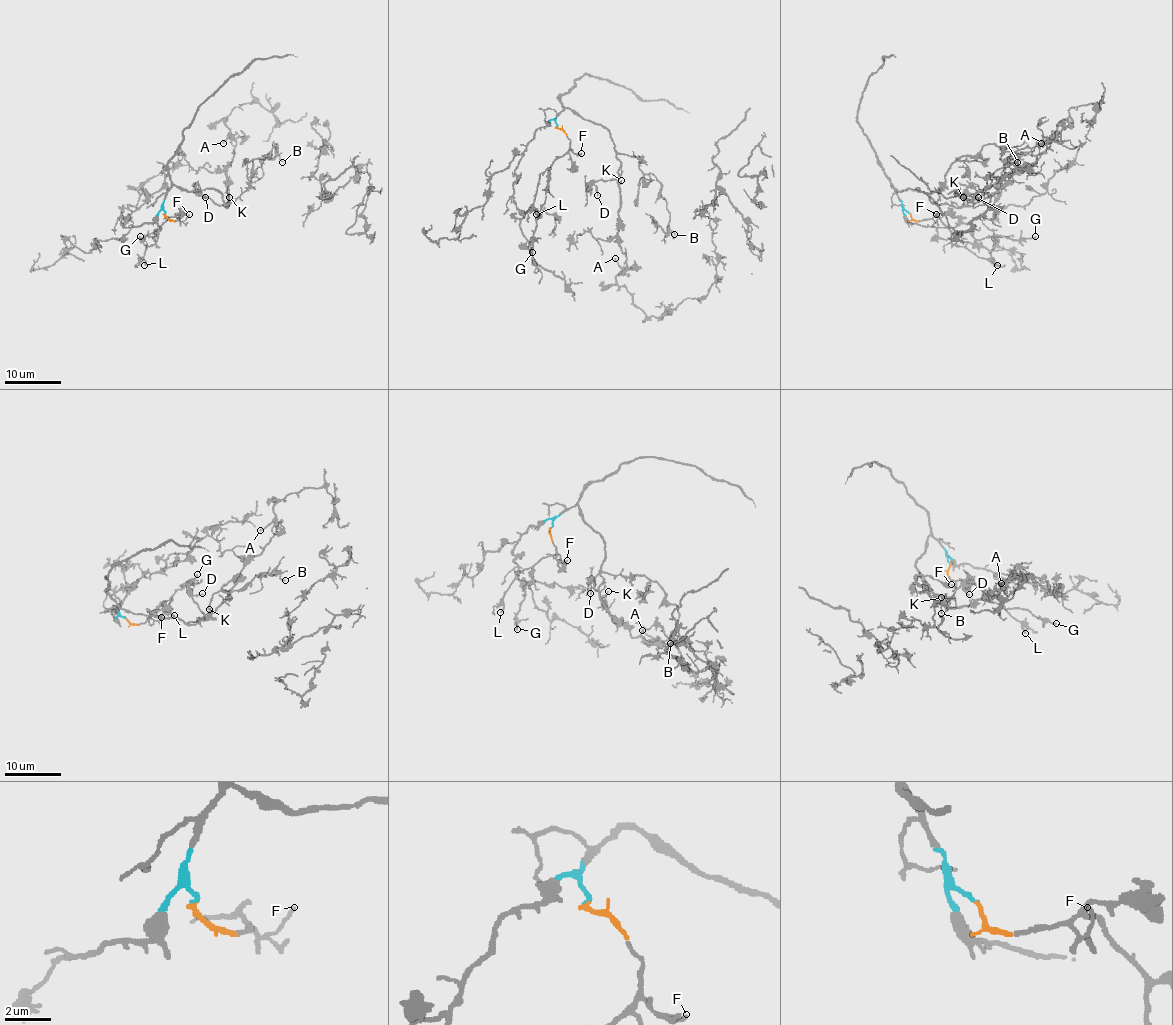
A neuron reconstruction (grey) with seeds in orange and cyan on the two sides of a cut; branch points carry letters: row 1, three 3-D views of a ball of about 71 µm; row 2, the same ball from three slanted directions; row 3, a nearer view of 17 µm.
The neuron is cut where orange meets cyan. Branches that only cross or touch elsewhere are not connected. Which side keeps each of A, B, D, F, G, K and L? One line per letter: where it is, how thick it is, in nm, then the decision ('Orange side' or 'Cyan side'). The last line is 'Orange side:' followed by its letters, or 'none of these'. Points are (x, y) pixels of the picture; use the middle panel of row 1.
A: Place: (615, 258). Thickness 140 nm. Cyan side
B: Place: (674, 234). Thickness 130 nm. Cyan side
D: Place: (597, 195). Thickness 150 nm. Cyan side
F: Place: (581, 153). Thickness 130 nm. Orange side
G: Place: (532, 252). Thickness 180 nm. Orange side
K: Place: (621, 180). Thickness 130 nm. Cyan side
L: Place: (536, 214). Thickness 190 nm. Orange side
Orange side: F, G, L

